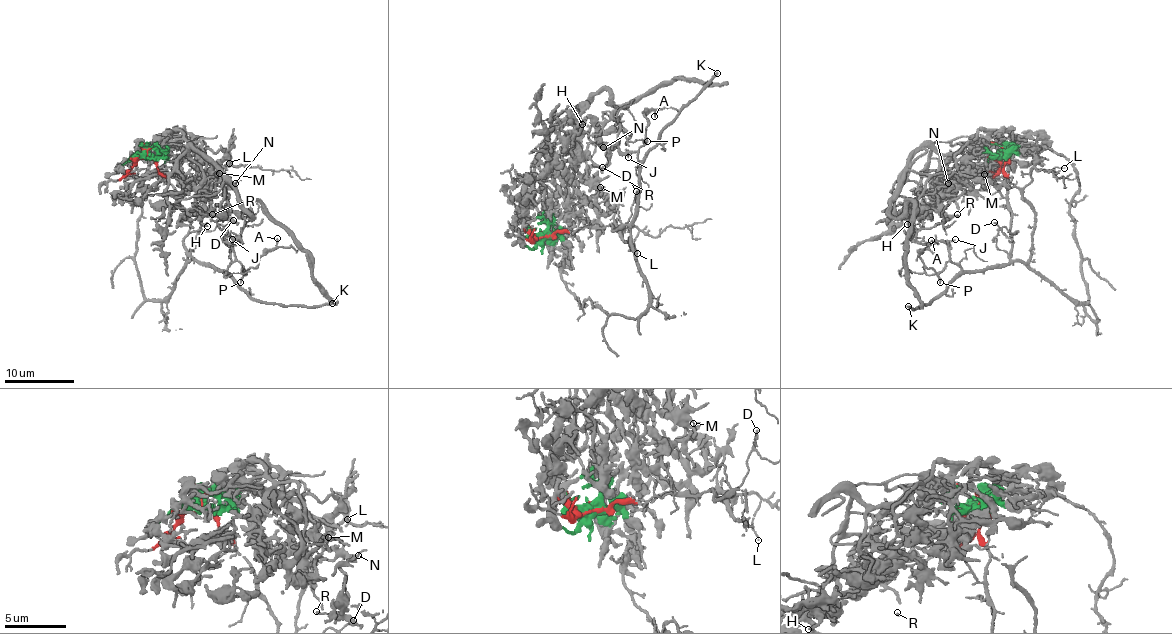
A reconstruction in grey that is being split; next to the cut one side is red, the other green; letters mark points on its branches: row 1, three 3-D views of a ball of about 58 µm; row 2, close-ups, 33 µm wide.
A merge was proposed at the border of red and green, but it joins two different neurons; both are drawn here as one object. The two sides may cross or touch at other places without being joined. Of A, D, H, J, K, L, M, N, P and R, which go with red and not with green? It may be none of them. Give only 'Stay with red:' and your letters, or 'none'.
Stay with red: A, D, J, K, L, P

